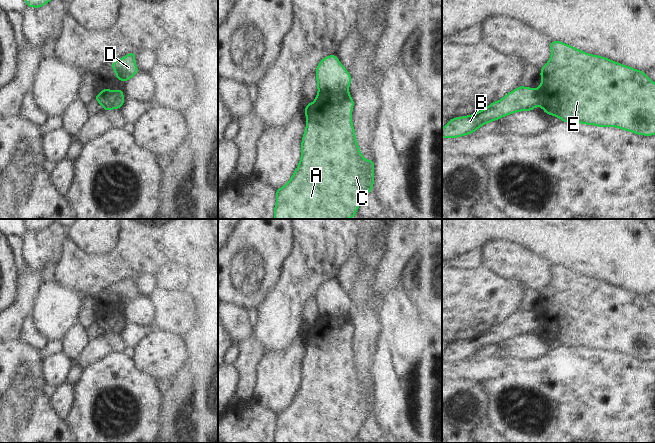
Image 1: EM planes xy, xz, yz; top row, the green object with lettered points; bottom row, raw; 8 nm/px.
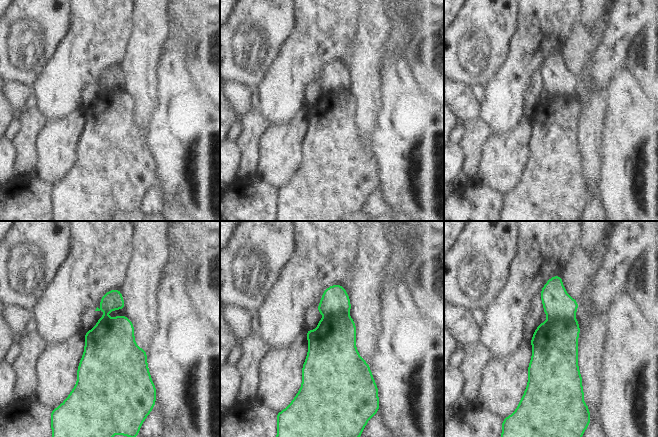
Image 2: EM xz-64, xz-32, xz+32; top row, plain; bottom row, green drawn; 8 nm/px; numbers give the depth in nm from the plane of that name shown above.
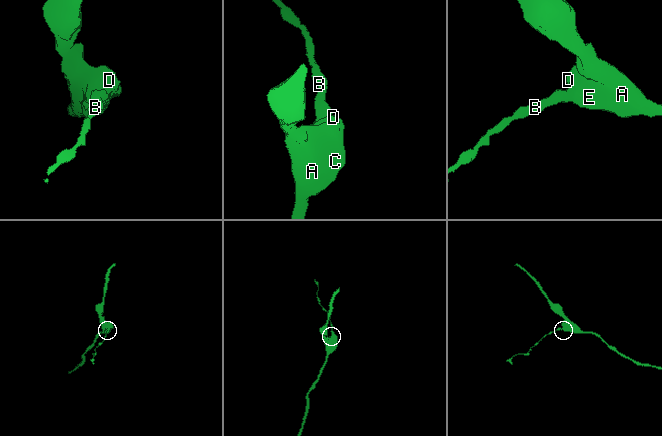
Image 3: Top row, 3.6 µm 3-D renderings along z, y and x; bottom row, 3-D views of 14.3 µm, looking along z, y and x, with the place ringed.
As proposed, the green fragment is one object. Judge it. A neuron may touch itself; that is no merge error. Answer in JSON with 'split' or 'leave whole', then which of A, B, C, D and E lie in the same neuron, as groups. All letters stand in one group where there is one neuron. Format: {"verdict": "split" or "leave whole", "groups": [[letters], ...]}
{"verdict": "split", "groups": [["A", "C", "D", "E"], ["B"]]}

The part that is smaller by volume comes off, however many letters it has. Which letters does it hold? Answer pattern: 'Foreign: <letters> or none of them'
Foreign: B

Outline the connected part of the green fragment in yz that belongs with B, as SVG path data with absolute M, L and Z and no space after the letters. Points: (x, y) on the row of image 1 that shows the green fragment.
M520 85L476 114L450 119L449 123L442 128L442 138L457 138L474 133L479 127L491 121L519 111L533 111L537 105L536 91L531 87Z

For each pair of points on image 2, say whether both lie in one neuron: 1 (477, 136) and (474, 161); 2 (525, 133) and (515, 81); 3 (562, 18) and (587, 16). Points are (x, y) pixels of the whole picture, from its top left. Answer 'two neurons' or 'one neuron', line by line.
1: one neuron
2: two neurons
3: two neurons

